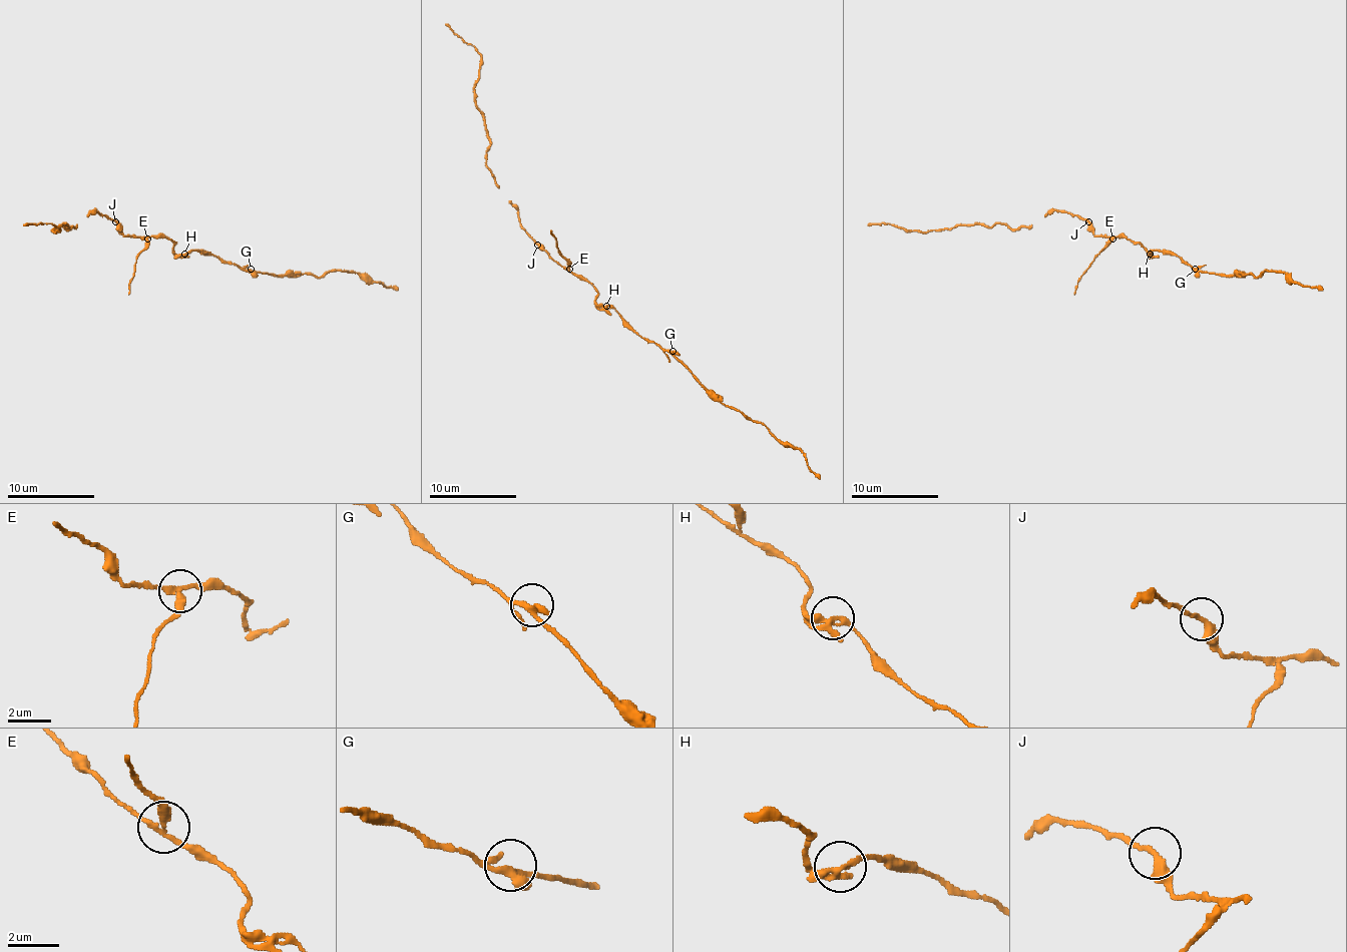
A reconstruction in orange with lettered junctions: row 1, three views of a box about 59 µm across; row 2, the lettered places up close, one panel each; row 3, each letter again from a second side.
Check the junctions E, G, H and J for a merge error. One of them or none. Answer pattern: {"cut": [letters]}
{"cut": ["E"]}

